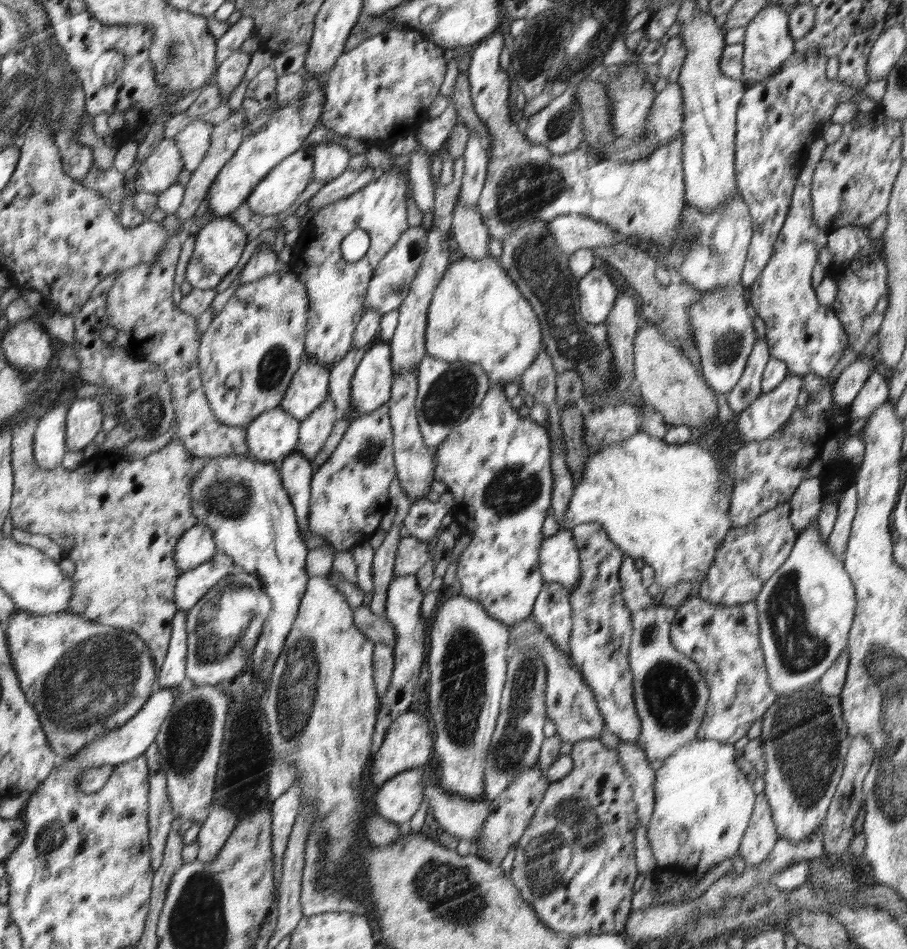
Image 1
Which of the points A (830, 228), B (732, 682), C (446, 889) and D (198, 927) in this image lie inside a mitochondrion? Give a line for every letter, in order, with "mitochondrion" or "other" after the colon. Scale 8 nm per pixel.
A: other
B: other
C: mitochondrion
D: mitochondrion

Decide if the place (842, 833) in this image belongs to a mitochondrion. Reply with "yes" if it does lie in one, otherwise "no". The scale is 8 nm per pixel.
no

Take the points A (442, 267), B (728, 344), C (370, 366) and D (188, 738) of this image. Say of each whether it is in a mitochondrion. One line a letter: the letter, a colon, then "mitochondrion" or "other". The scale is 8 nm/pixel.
A: other
B: mitochondrion
C: other
D: mitochondrion

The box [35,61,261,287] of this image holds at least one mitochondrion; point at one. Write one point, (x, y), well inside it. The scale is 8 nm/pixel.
(59, 84)

